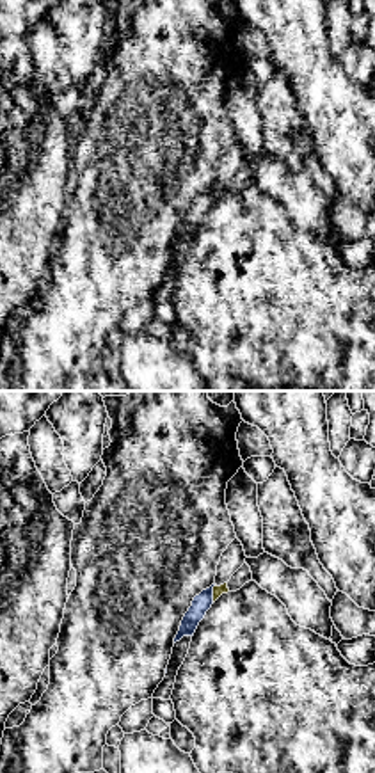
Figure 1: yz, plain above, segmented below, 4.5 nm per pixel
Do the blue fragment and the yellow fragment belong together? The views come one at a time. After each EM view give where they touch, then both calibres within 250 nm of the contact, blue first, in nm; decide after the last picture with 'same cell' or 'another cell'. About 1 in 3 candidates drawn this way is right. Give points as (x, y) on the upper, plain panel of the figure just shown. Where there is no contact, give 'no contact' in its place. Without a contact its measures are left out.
(212, 196) | 90/50 nm

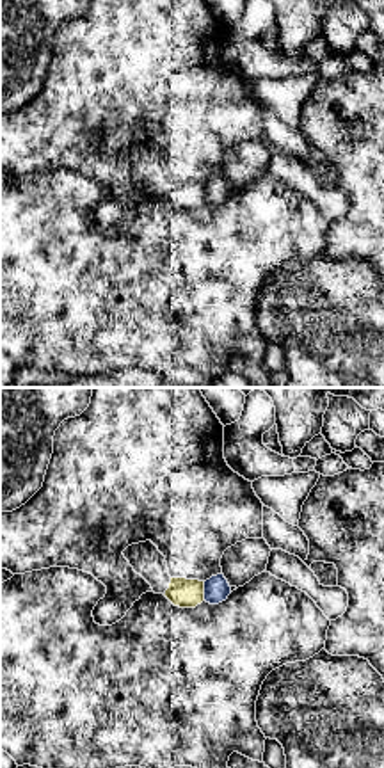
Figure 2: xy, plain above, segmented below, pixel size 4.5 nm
(205, 192) | 120/130 nm

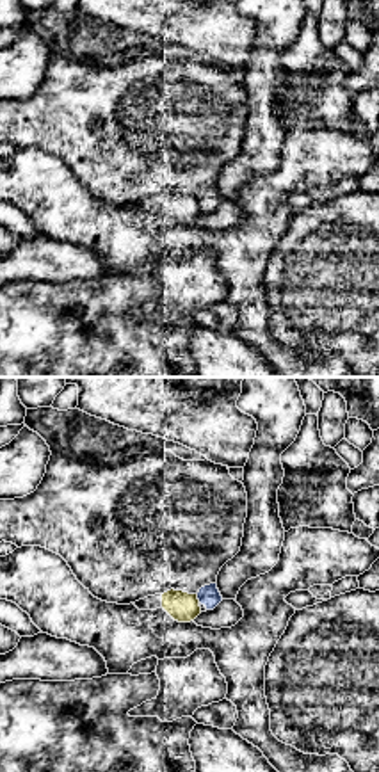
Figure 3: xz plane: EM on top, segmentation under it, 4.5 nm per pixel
(198, 200) | 90/140 nm

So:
another cell

